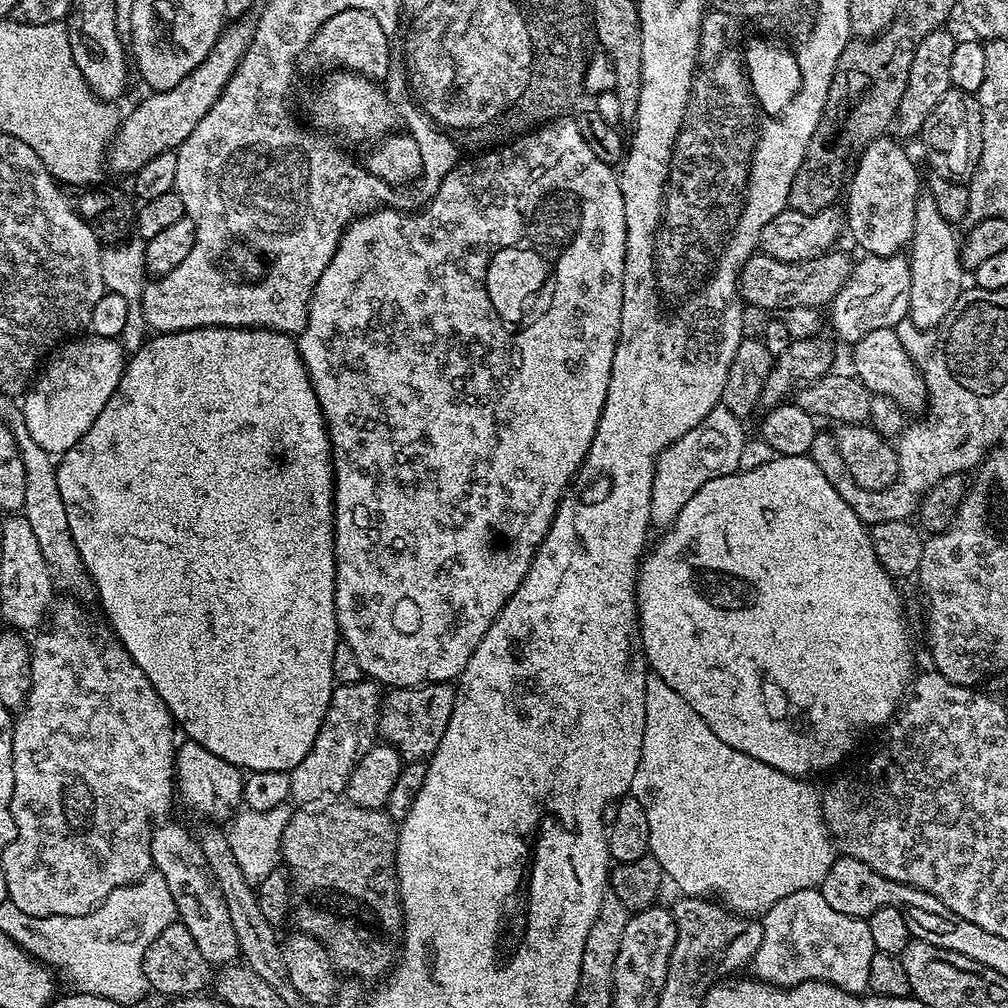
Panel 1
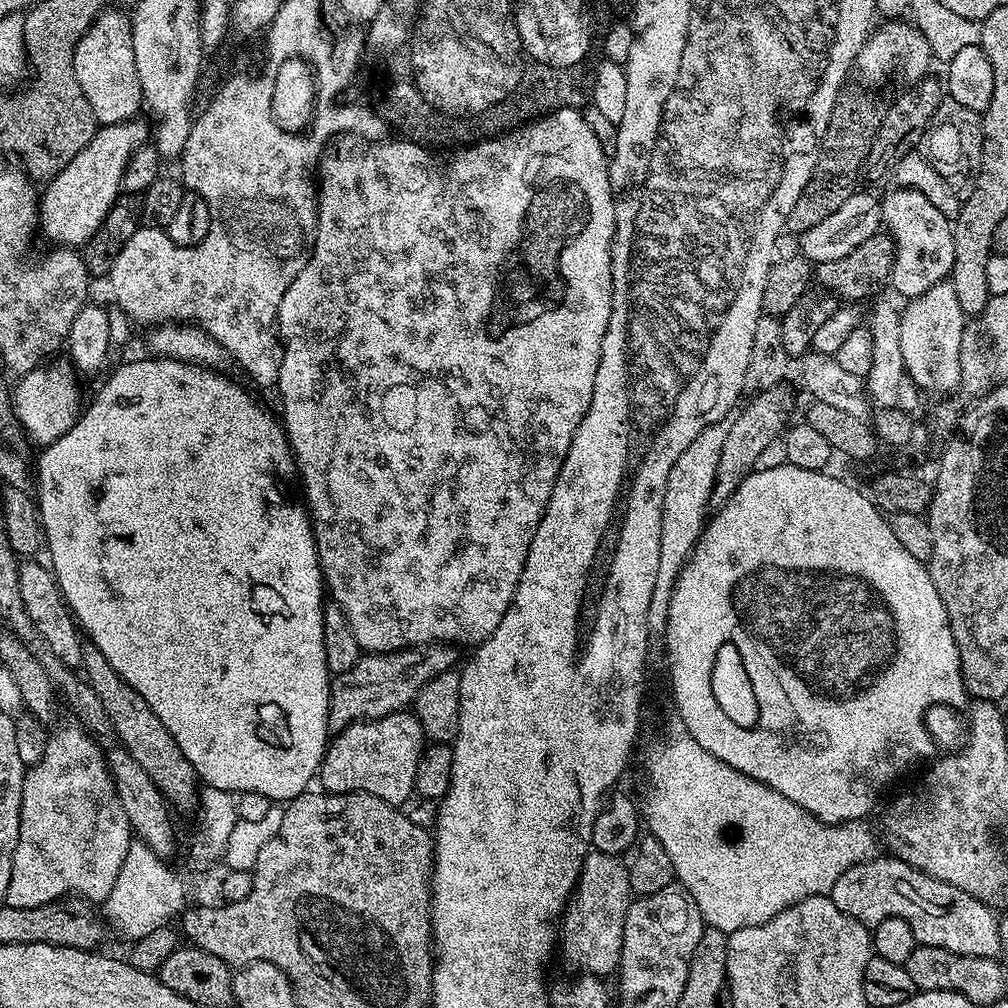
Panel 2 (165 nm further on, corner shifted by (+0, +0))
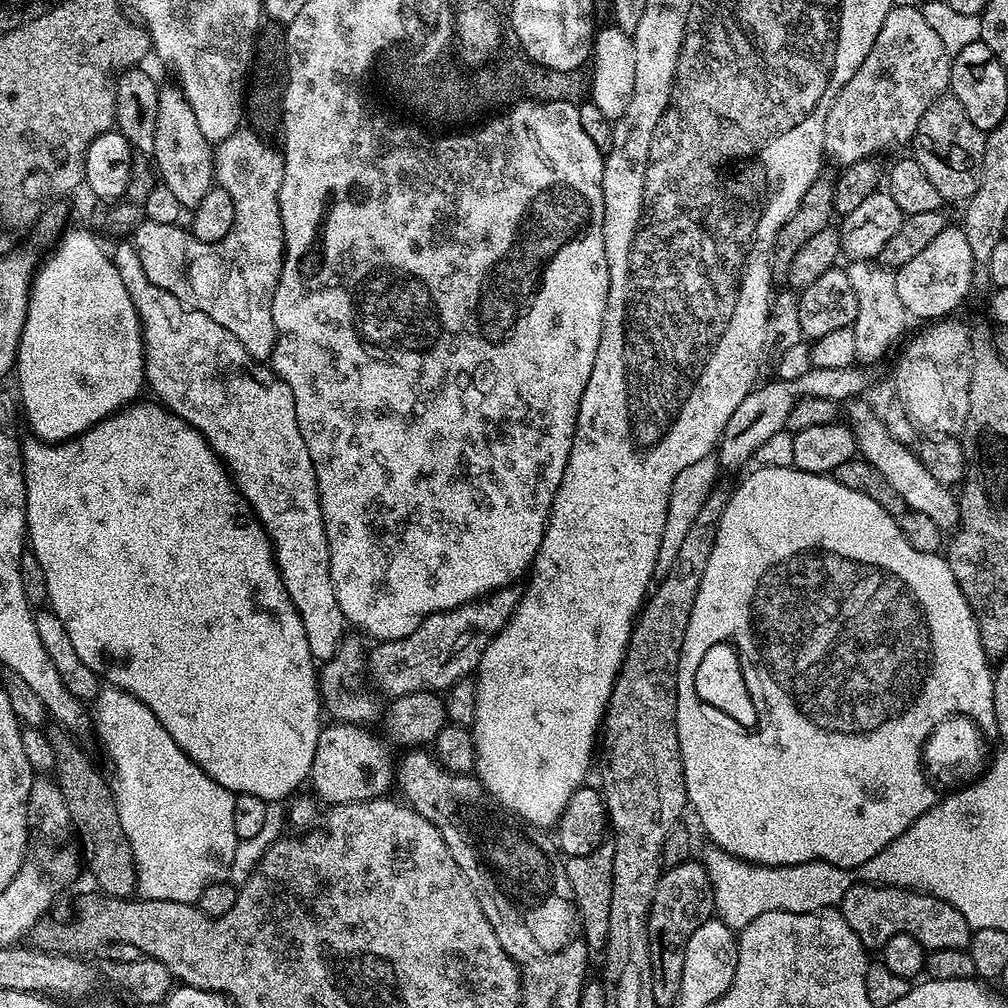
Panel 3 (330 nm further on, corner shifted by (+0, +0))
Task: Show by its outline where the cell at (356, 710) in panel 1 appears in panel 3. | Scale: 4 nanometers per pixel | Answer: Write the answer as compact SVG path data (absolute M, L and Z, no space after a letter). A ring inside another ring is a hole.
M509 586L499 588L488 596L481 596L478 600L471 600L469 604L458 606L454 610L446 610L438 614L430 614L414 630L414 634L406 634L406 638L386 640L375 645L376 649L369 651L366 656L366 672L372 680L388 695L388 698L409 696L415 692L435 692L447 690L459 680L471 677L480 667L480 659L490 646L490 642L503 630L506 622L516 613L520 604L522 592L519 587Z

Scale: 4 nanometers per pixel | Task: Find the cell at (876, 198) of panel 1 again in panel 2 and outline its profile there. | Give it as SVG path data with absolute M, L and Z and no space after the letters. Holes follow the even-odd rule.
M893 187L893 192L888 197L883 197L880 205L880 215L883 227L896 243L896 257L892 267L890 288L893 288L903 298L925 296L937 284L943 284L952 275L954 266L954 234L952 233L953 221L937 210L918 190Z

